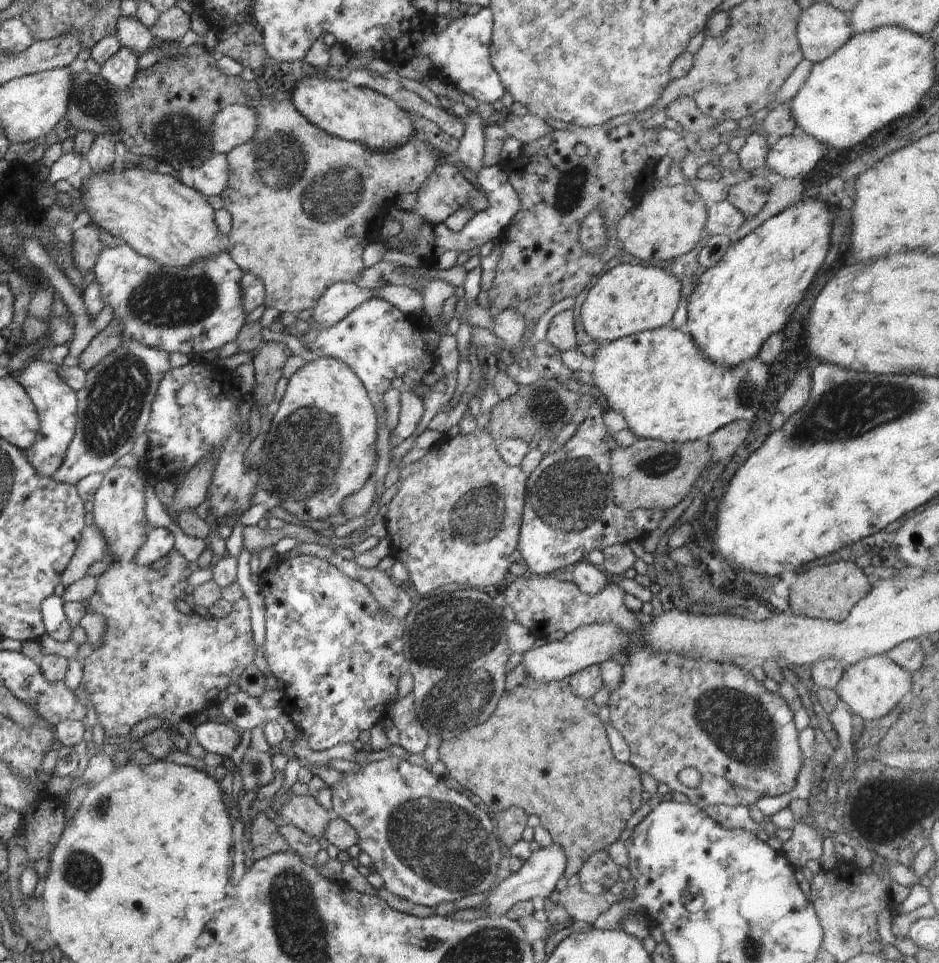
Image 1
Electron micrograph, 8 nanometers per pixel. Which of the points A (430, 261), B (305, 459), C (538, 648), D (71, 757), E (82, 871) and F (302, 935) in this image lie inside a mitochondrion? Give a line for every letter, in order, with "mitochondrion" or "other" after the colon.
A: other
B: mitochondrion
C: other
D: other
E: mitochondrion
F: mitochondrion

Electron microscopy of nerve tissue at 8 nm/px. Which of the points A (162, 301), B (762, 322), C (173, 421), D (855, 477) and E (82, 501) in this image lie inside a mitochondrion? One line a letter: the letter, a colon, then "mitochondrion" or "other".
A: mitochondrion
B: other
C: other
D: other
E: other

